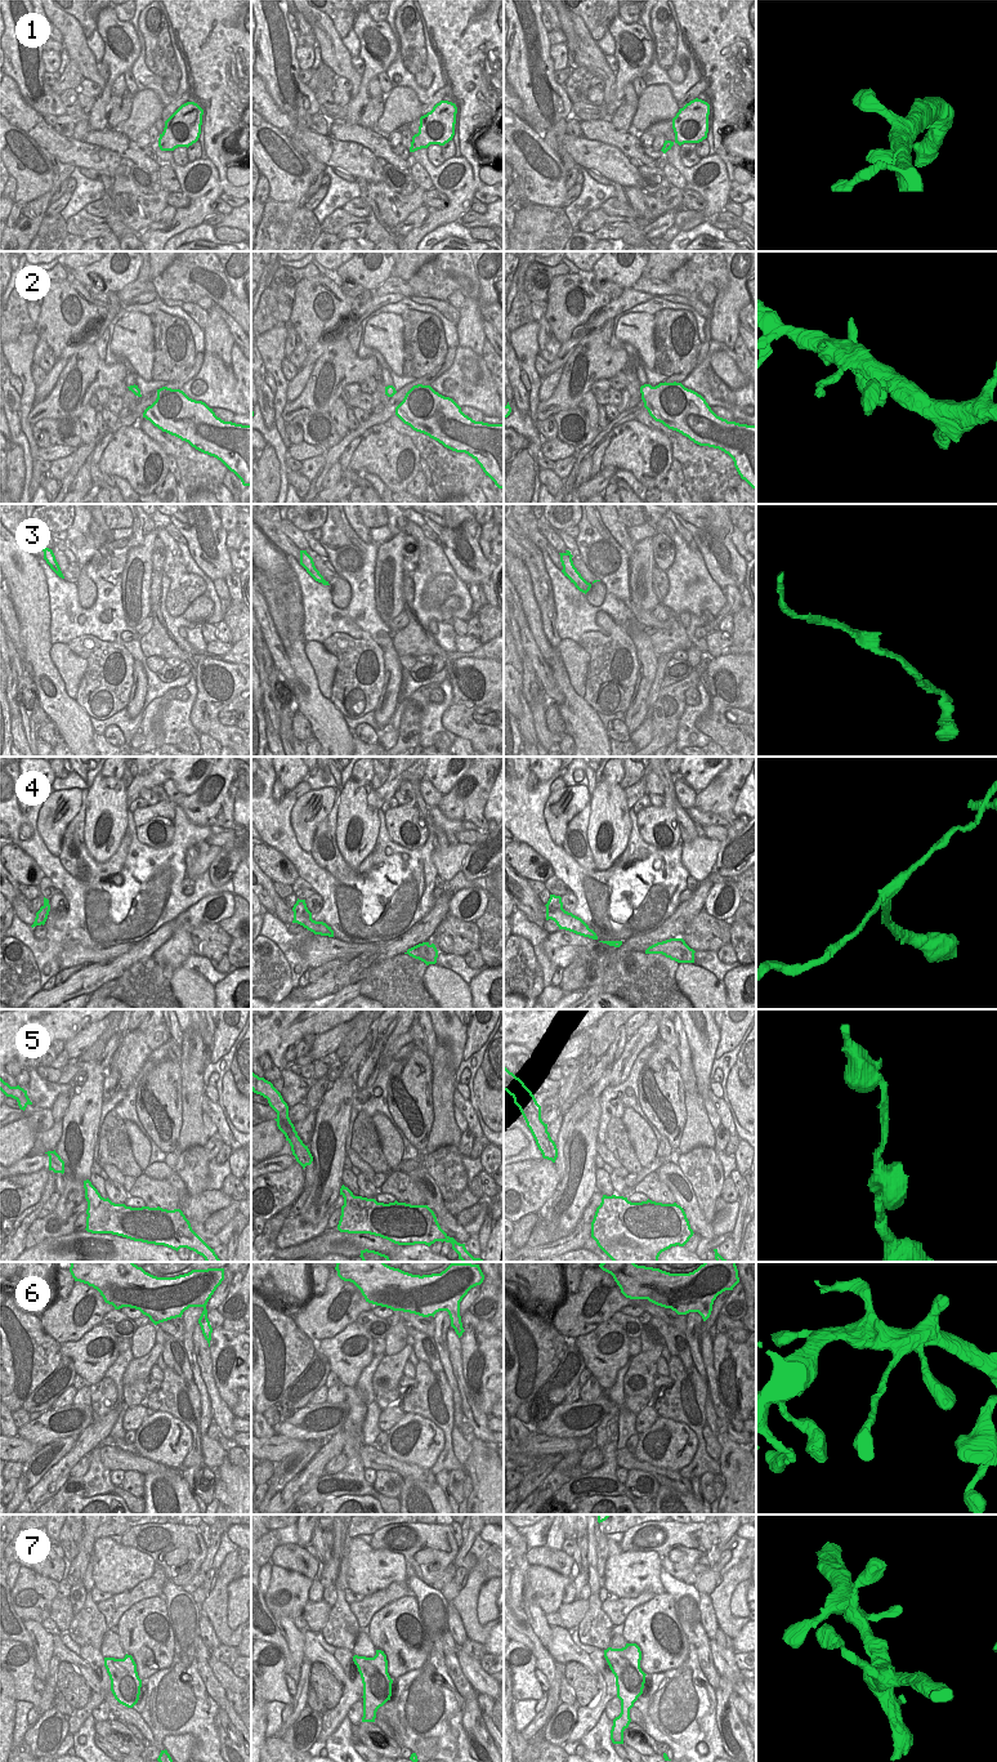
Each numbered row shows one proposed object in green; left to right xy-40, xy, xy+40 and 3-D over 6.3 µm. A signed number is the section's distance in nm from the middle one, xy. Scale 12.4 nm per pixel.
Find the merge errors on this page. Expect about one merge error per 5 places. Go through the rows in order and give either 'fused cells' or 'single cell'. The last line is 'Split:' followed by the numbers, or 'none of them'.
1: single cell
2: single cell
3: single cell
4: fused cells
5: single cell
6: single cell
7: single cell
Split: 4

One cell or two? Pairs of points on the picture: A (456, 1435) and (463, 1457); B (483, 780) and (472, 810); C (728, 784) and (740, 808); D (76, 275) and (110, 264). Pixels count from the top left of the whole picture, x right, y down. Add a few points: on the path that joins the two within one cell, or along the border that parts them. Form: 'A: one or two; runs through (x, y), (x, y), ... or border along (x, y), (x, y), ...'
A: one; runs through (459, 1440), (463, 1452)
B: one; runs through (477, 788), (472, 794), (472, 802)
C: two; border along (742, 785), (733, 807), (736, 816)
D: one; runs through (84, 275), (88, 272), (102, 272)

